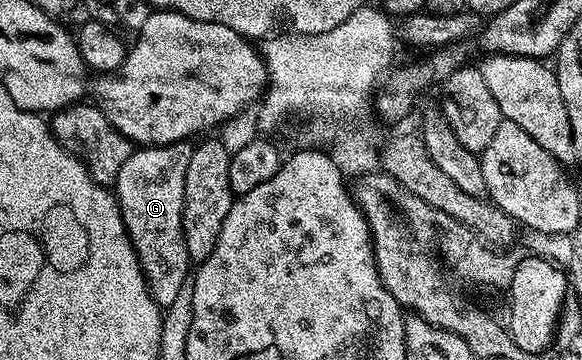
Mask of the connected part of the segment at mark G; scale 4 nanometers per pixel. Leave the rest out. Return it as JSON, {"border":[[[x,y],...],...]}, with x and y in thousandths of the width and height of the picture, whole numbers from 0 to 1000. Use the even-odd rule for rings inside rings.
{"border":[[[325,392],[287,406],[246,406],[206,467],[192,528],[213,611],[223,672],[251,769],[258,819],[284,856],[302,833],[304,814],[330,761],[323,678],[316,678],[313,592],[316,589],[316,500],[333,406]],[[328,747],[328,750],[326,750]],[[321,769],[321,772],[320,772]]]}

